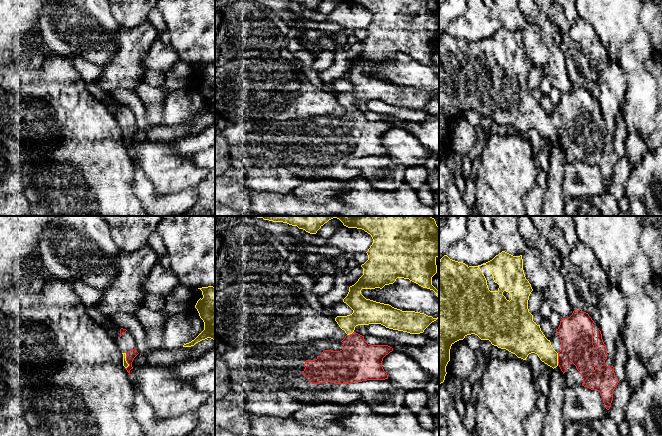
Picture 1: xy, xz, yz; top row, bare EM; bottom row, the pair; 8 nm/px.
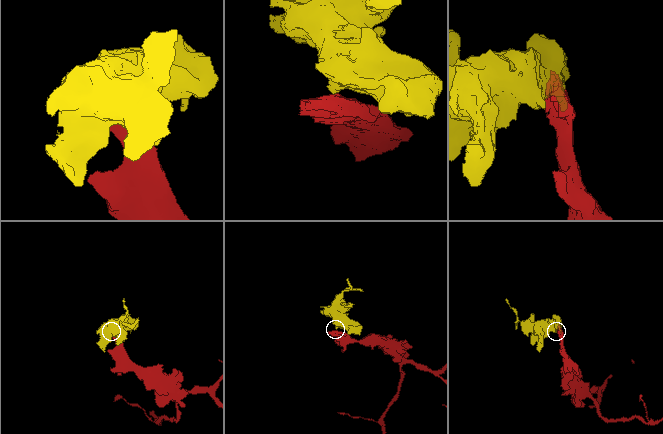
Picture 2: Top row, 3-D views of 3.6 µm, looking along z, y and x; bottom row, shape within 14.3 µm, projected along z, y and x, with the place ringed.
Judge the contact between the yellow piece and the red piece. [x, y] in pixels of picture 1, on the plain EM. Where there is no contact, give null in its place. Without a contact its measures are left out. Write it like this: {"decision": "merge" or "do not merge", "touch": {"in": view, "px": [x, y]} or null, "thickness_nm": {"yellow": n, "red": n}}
{"decision": "merge", "touch": {"in": "yz", "px": [557, 135]}, "thickness_nm": {"yellow": 200, "red": 280}}

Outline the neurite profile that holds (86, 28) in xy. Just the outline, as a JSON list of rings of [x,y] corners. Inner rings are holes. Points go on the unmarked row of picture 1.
[[[50,0],[40,8],[37,19],[39,39],[51,53],[71,58],[80,56],[96,65],[109,63],[116,52],[114,36],[121,27],[111,12],[108,0]]]

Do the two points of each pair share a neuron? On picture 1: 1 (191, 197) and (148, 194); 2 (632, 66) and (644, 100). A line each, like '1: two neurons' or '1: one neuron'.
1: one neuron
2: one neuron

